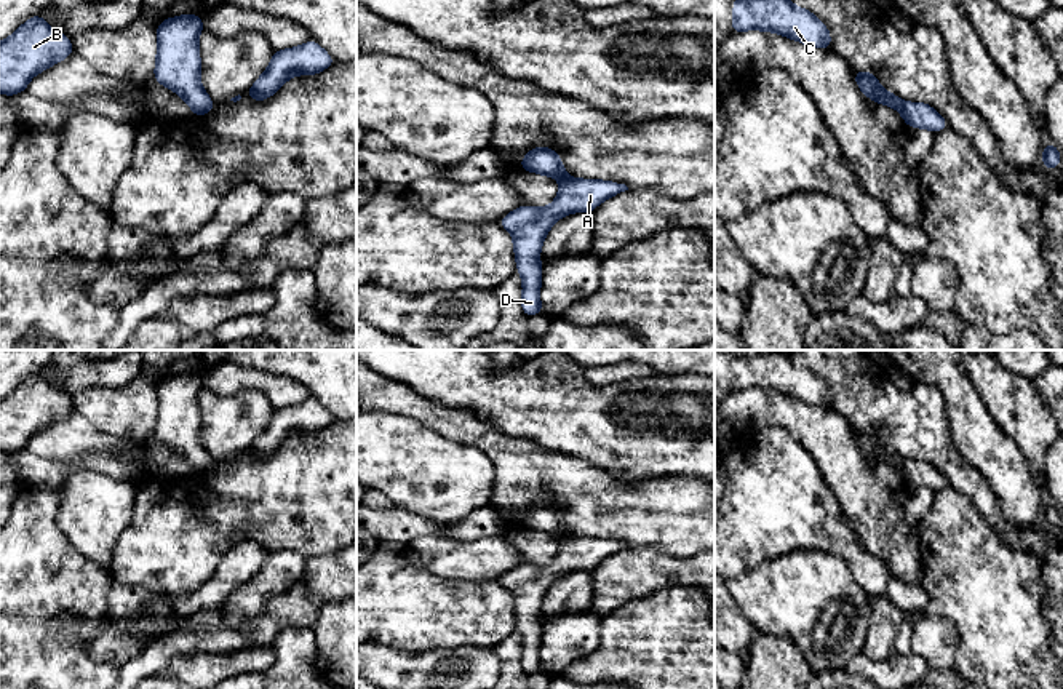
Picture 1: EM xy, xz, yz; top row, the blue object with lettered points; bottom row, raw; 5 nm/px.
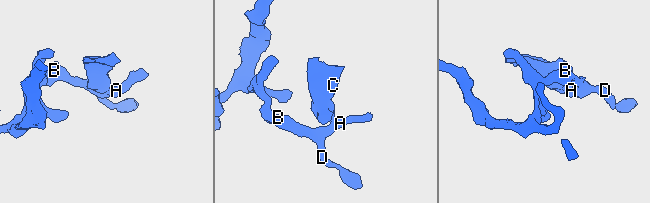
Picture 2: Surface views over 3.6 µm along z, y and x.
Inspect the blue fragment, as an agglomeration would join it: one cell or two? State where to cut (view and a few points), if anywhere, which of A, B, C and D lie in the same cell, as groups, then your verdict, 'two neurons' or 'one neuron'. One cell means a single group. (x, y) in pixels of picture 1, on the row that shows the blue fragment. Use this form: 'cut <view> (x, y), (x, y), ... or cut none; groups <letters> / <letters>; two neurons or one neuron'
cut yz (903, 103), (899, 109); groups A B D / C; two neurons

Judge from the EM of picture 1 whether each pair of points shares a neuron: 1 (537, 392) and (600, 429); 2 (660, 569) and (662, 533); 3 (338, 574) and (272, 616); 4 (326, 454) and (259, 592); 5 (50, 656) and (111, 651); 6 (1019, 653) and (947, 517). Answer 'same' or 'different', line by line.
1: same
2: different
3: same
4: different
5: different
6: same

